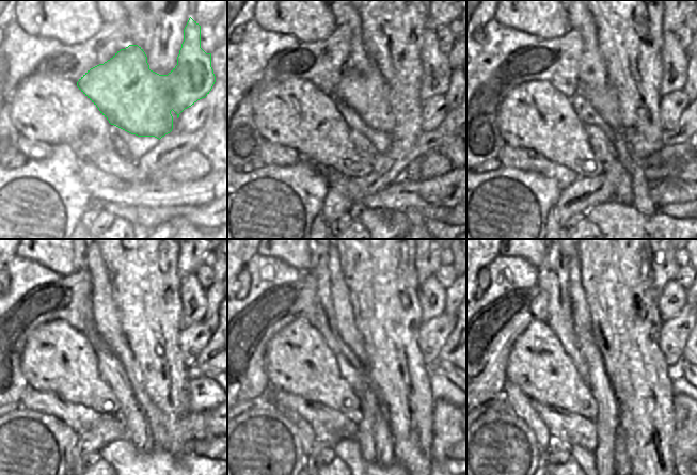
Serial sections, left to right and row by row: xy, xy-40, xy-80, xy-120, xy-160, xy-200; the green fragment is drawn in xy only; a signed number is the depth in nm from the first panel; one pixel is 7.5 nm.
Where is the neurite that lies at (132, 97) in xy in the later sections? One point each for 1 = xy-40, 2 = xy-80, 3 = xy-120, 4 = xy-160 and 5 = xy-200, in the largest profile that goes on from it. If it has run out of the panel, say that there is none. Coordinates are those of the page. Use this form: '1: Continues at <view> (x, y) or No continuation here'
1: Continues at xy-40 (366, 92)
2: Continues at xy-80 (674, 57)
3: Continues at xy-120 (193, 295)
4: Continues at xy-160 (431, 295)
5: Continues at xy-200 (674, 297).

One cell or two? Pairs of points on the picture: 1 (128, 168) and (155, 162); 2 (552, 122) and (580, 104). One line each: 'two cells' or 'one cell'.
1: two cells
2: two cells

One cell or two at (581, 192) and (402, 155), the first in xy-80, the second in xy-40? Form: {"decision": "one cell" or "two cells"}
{"decision": "one cell"}

